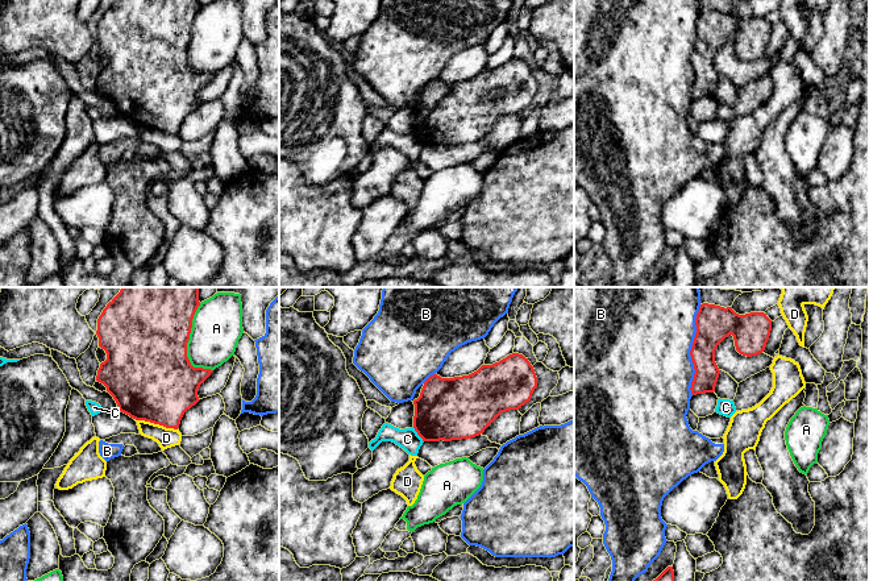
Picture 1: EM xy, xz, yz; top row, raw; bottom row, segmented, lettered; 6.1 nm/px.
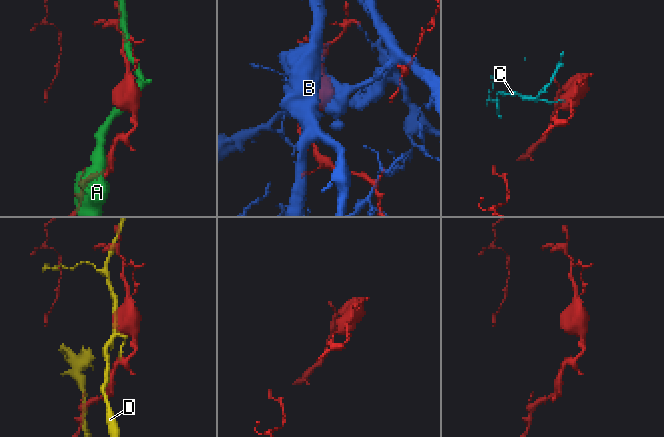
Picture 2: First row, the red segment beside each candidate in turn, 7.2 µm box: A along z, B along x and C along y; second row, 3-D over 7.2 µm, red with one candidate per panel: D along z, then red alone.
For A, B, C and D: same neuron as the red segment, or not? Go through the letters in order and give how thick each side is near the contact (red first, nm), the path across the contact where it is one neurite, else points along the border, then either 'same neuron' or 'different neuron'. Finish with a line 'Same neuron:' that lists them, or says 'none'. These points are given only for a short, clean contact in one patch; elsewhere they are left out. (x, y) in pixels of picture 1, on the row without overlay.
A: 500/300 nm | different neuron
B: 220/480 nm | different neuron
C: 380/130 nm | along xz (412, 132), (423, 146) | different neuron
D: 480/120 nm | different neuron
Same neuron: none

